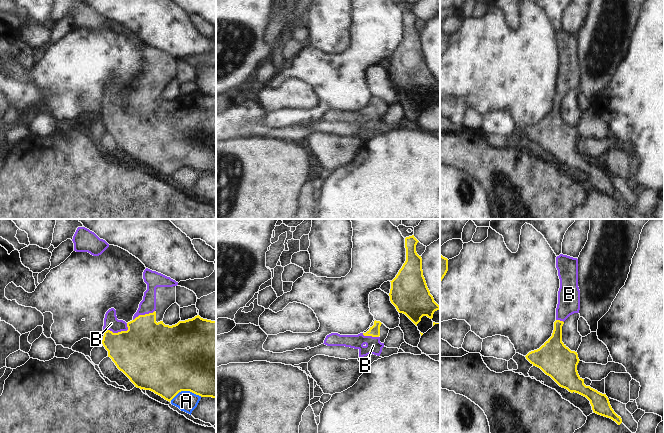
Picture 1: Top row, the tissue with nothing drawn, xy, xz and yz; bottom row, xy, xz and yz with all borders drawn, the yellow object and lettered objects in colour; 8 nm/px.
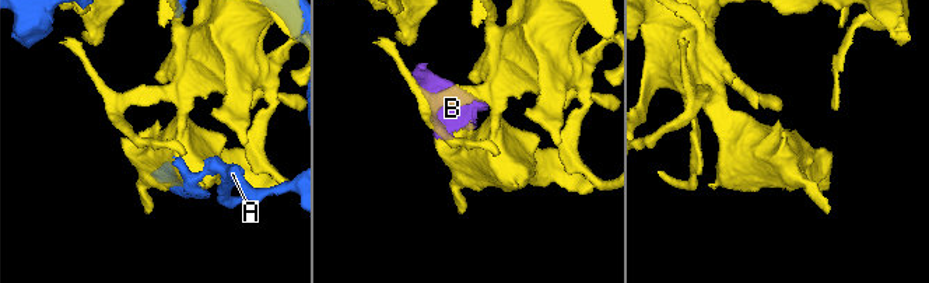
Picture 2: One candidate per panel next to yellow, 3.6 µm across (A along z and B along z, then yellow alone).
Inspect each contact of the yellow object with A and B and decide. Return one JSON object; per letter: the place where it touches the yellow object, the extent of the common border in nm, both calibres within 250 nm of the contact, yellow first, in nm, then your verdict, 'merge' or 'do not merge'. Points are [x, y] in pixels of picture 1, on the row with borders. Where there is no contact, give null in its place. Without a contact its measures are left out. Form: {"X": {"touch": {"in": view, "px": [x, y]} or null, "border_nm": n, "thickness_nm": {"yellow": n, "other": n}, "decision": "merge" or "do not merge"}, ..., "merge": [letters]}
{"A": {"touch": {"in": "xy", "px": [185, 390]}, "border_nm": 260, "thickness_nm": {"yellow": 500, "other": 170}, "decision": "do not merge"}, "B": {"touch": {"in": "xy", "px": [118, 332]}, "border_nm": 200, "thickness_nm": {"yellow": 440, "other": 120}, "decision": "merge"}, "merge": ["B"]}

